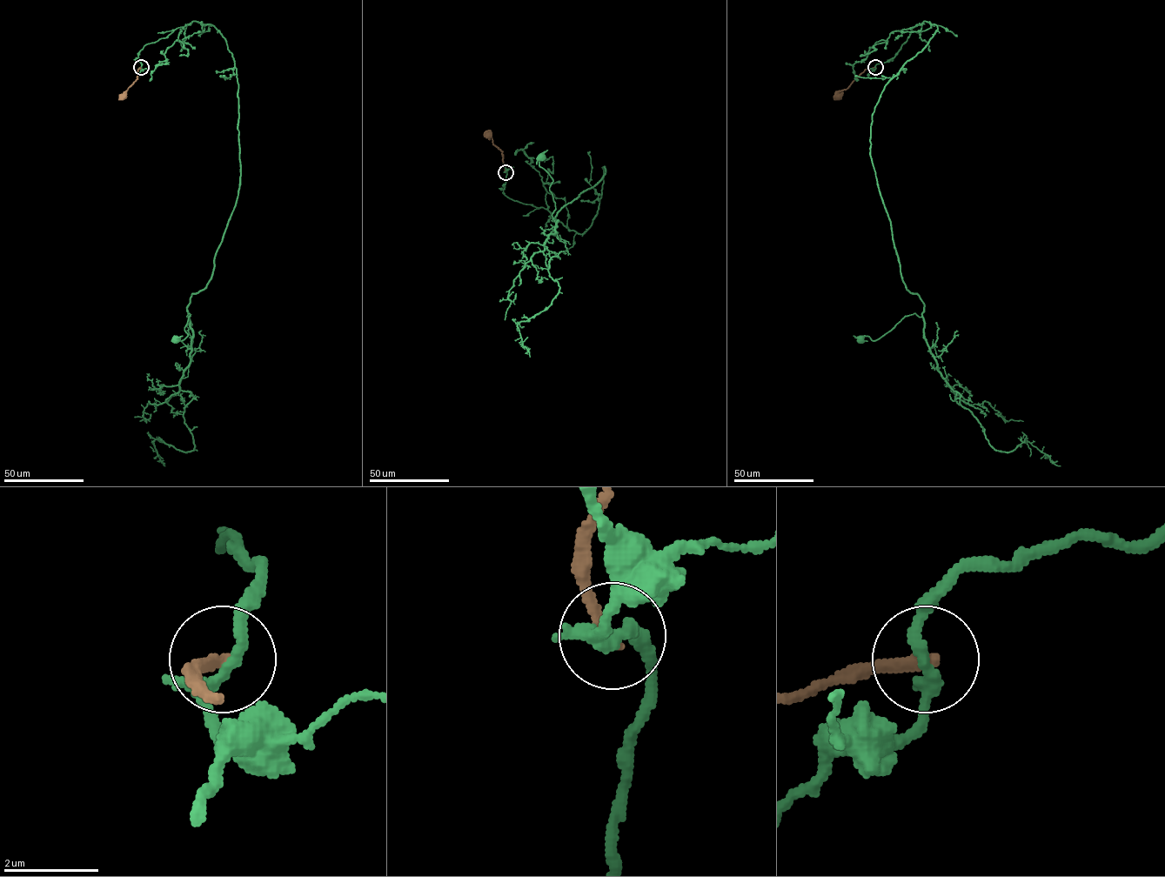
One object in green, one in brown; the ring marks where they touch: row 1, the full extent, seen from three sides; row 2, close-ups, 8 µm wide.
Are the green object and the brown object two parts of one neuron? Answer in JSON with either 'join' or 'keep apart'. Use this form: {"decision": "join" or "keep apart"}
{"decision": "keep apart"}

